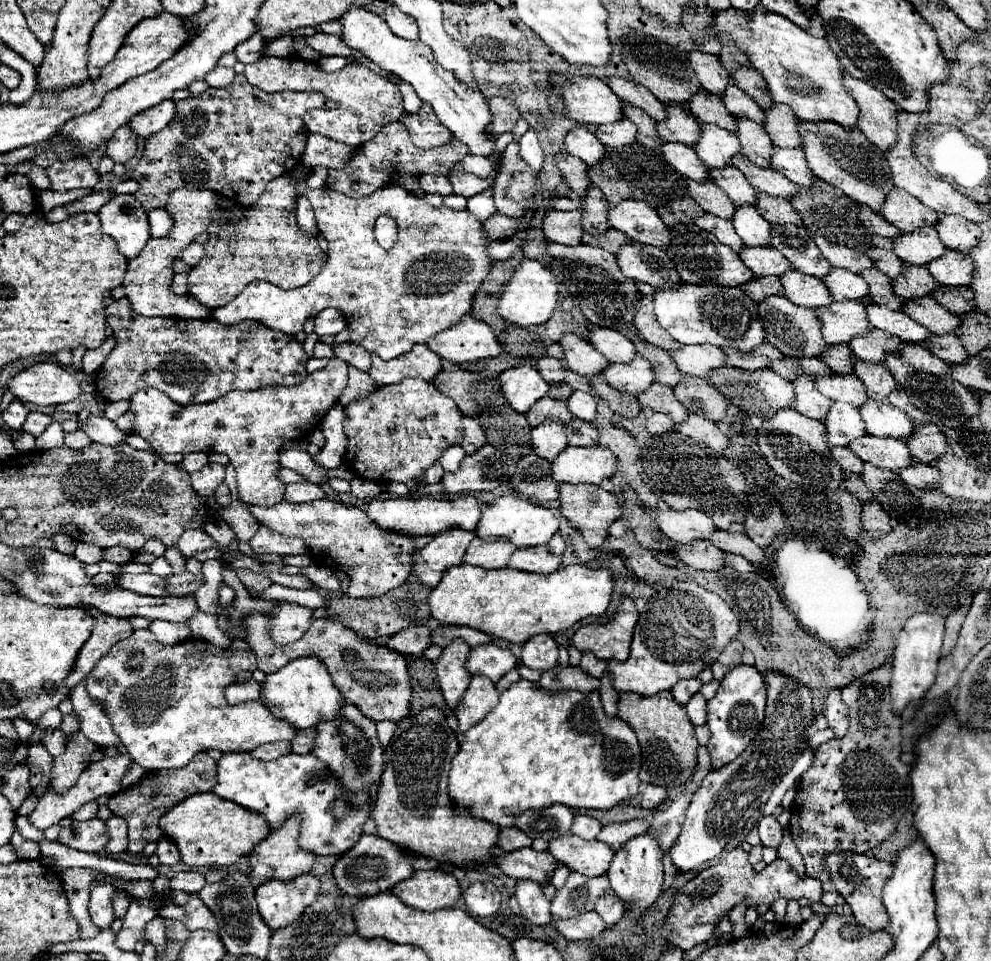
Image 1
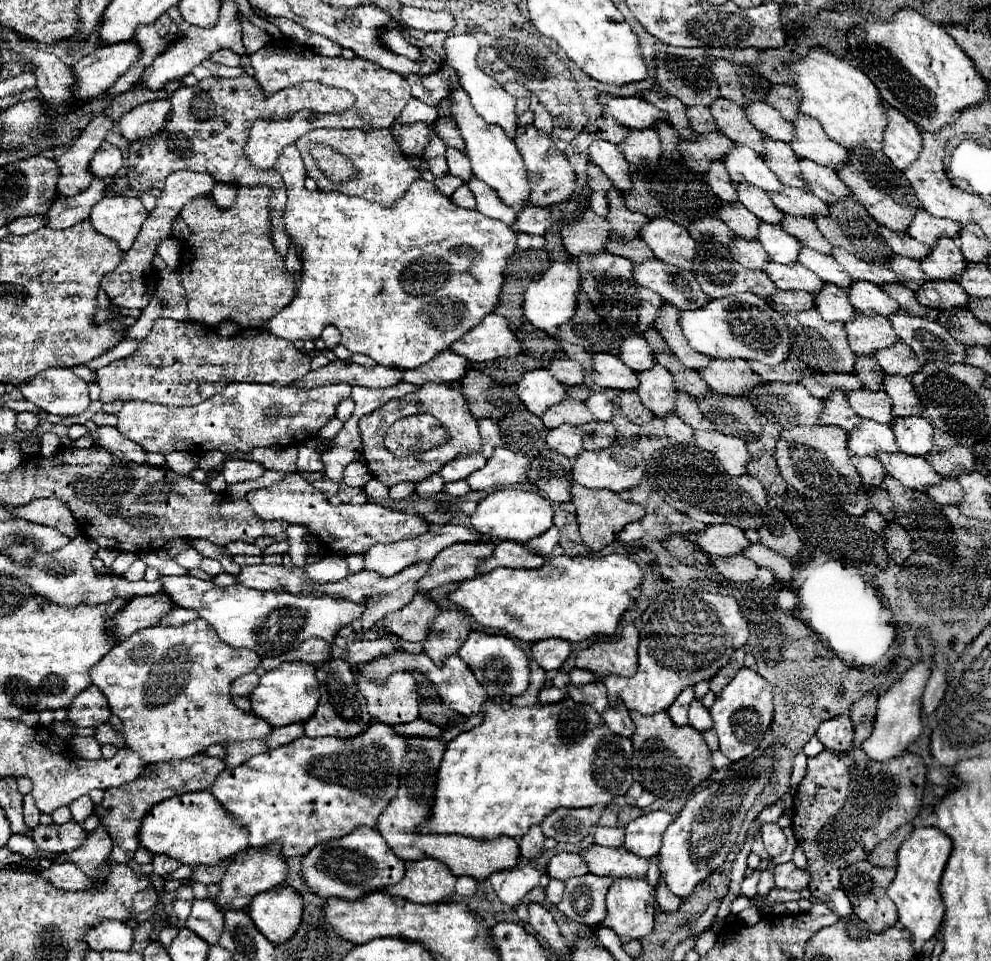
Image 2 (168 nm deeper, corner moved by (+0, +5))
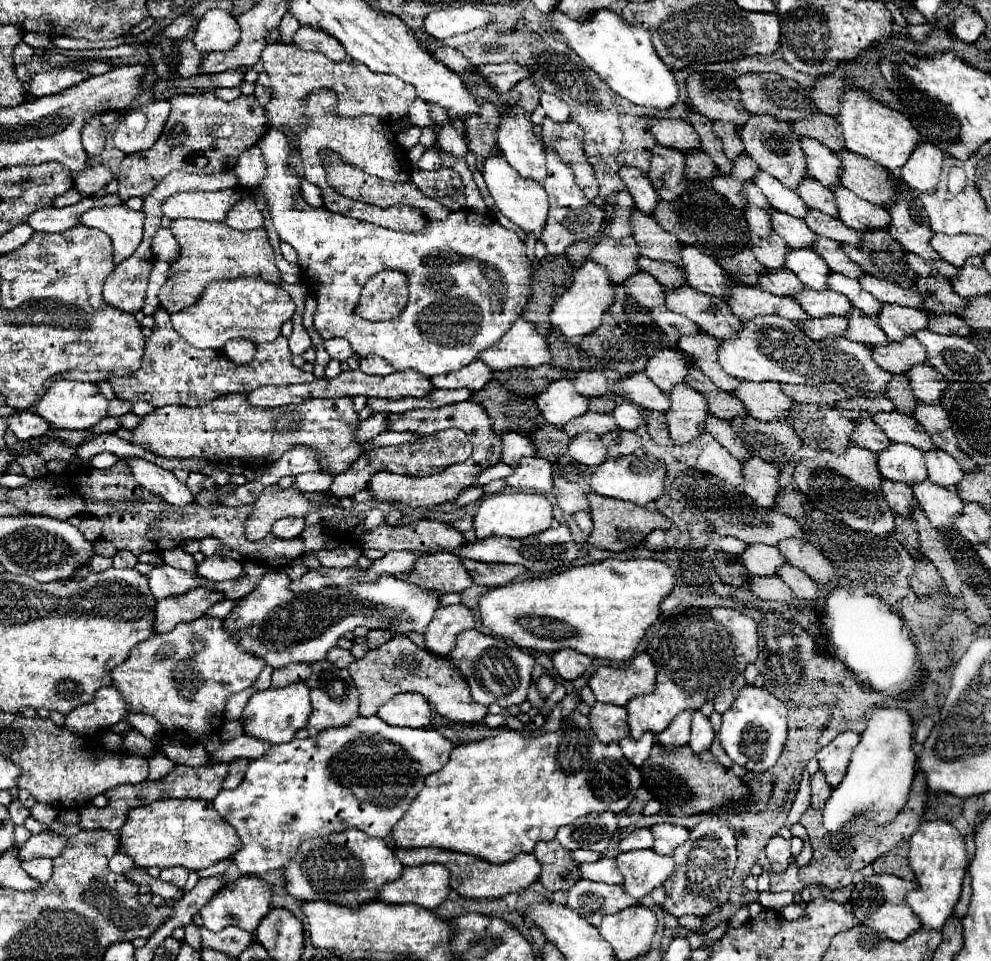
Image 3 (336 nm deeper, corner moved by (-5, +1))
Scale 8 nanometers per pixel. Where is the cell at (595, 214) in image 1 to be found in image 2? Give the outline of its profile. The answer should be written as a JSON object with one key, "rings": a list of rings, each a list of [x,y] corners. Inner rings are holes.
{"rings":[[[611,190],[607,194],[607,202],[609,202],[609,214],[605,216],[605,220],[611,226],[611,234],[615,234],[617,240],[635,238],[637,232],[639,232],[639,226],[643,222],[647,222],[647,216],[627,210],[619,190]]]}

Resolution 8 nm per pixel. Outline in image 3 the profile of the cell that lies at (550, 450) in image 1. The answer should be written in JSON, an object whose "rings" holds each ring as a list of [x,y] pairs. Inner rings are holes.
{"rings":[[[580,434],[574,436],[568,446],[568,456],[586,466],[600,466],[608,458],[608,450],[600,436],[596,434]]]}

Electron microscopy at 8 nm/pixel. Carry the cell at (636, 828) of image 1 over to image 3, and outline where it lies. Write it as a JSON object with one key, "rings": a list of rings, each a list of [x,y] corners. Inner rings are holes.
{"rings":[[[656,824],[652,826],[652,832],[656,840],[654,852],[664,854],[664,856],[670,856],[676,846],[688,840],[688,830],[682,826],[674,826],[674,824]]]}

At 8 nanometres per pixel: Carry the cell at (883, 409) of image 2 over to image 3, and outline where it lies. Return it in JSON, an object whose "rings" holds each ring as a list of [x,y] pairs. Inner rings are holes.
{"rings":[[[880,412],[874,414],[872,418],[892,442],[902,442],[902,444],[910,444],[916,446],[918,450],[936,450],[936,446],[932,444],[930,436],[926,434],[924,428],[918,426],[918,422],[908,416],[908,414],[900,414],[900,412]]]}

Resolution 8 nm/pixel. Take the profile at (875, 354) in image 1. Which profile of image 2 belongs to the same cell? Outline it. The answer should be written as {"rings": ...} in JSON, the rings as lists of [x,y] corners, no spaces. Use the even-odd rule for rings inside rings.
{"rings":[[[901,340],[895,342],[895,346],[889,346],[887,350],[877,350],[873,356],[877,358],[879,366],[889,374],[909,376],[909,374],[915,374],[923,366],[923,358],[919,358]]]}

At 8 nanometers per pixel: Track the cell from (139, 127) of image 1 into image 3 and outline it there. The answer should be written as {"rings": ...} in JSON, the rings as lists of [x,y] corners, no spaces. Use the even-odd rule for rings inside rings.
{"rings":[[[154,100],[154,102],[148,102],[148,104],[142,104],[142,106],[128,110],[124,116],[120,116],[118,128],[114,130],[114,146],[118,150],[122,150],[126,156],[152,148],[154,142],[162,134],[162,128],[166,124],[168,114],[170,114],[170,102],[166,102],[166,100]]]}

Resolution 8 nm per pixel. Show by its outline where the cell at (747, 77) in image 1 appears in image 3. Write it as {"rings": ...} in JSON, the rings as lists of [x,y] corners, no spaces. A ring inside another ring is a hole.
{"rings":[[[822,112],[810,114],[808,118],[792,124],[792,130],[798,136],[808,136],[808,138],[814,138],[814,140],[826,144],[832,152],[846,150],[844,140],[842,140],[842,134],[840,134],[840,126],[838,126],[836,118],[826,116]]]}

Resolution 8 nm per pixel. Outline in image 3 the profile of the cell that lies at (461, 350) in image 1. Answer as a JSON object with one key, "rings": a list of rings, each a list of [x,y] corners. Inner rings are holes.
{"rings":[[[518,318],[494,348],[482,352],[480,360],[484,360],[492,370],[508,370],[550,364],[552,356],[546,338],[534,330],[534,324],[526,318]]]}

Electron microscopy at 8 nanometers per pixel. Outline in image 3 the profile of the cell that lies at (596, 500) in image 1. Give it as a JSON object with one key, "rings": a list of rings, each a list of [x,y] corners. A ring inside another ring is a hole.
{"rings":[[[588,494],[588,500],[590,500],[590,514],[592,514],[592,520],[594,520],[594,530],[588,538],[588,542],[594,544],[600,550],[624,552],[626,548],[638,548],[640,544],[644,544],[646,536],[652,530],[674,528],[674,522],[670,518],[666,518],[662,512],[636,506],[634,502],[606,498],[606,496],[600,496],[600,494]]]}

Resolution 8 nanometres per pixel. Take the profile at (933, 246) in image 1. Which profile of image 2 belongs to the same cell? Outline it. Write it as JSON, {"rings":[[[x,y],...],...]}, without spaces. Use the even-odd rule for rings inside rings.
{"rings":[[[939,238],[939,242],[931,246],[931,254],[921,258],[919,264],[923,266],[927,278],[953,280],[963,270],[965,258],[951,238]]]}

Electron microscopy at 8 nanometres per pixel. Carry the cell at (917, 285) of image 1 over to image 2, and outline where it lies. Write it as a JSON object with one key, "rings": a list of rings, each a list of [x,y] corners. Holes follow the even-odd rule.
{"rings":[[[927,280],[915,292],[915,300],[929,308],[949,310],[949,308],[963,308],[969,300],[969,294],[955,280],[951,280],[951,282]]]}

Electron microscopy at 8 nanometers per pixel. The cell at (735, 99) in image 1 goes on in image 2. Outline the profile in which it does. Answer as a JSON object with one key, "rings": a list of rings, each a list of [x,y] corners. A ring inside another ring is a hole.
{"rings":[[[765,100],[749,102],[743,110],[745,110],[749,122],[753,122],[753,126],[759,128],[769,138],[777,138],[777,140],[783,140],[783,142],[791,142],[793,140],[793,126],[791,126],[791,122],[787,122]]]}

